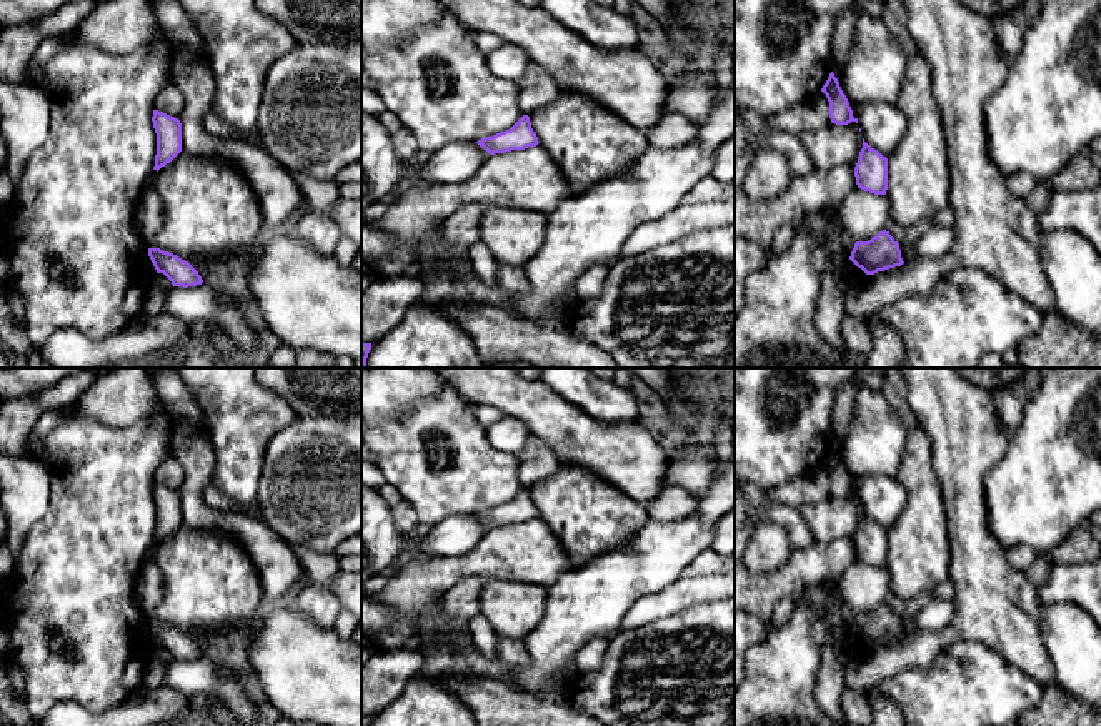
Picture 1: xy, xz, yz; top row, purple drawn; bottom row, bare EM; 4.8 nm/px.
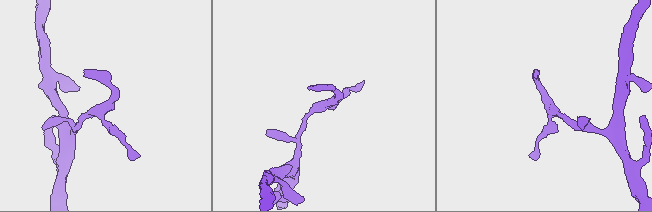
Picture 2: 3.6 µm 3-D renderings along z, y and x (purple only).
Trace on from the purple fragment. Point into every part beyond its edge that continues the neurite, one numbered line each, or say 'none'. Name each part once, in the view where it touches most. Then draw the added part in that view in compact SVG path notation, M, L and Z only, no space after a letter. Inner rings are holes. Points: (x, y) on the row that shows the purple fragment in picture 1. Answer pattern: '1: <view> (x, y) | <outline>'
none

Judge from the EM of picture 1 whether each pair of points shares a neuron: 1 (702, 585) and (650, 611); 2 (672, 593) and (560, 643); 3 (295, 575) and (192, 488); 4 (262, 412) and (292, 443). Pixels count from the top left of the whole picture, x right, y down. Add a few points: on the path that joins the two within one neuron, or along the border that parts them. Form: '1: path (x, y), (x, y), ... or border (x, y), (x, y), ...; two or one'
1: path (688, 590), (663, 605); one
2: border (657, 591), (642, 596), (615, 631); two
3: path (267, 550), (244, 527), (209, 517); one
4: border (298, 417), (274, 435), (265, 452), (264, 467); two

